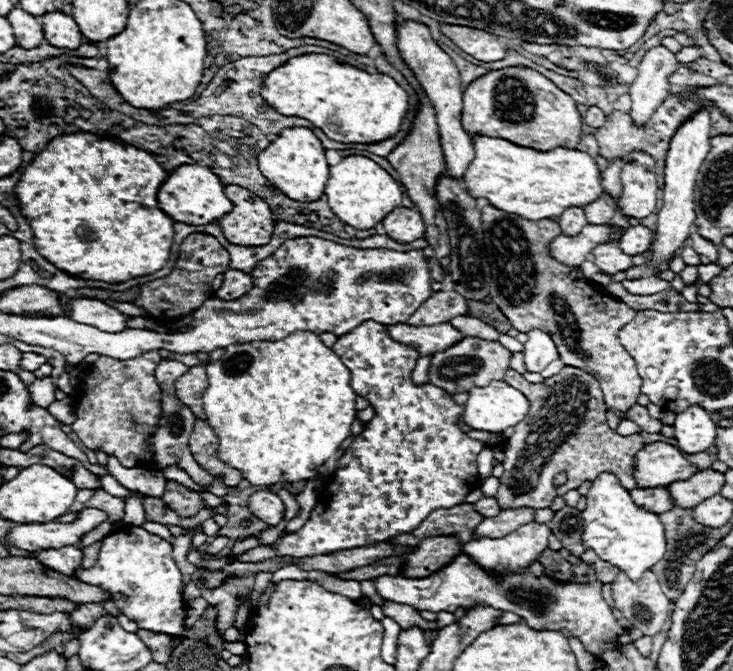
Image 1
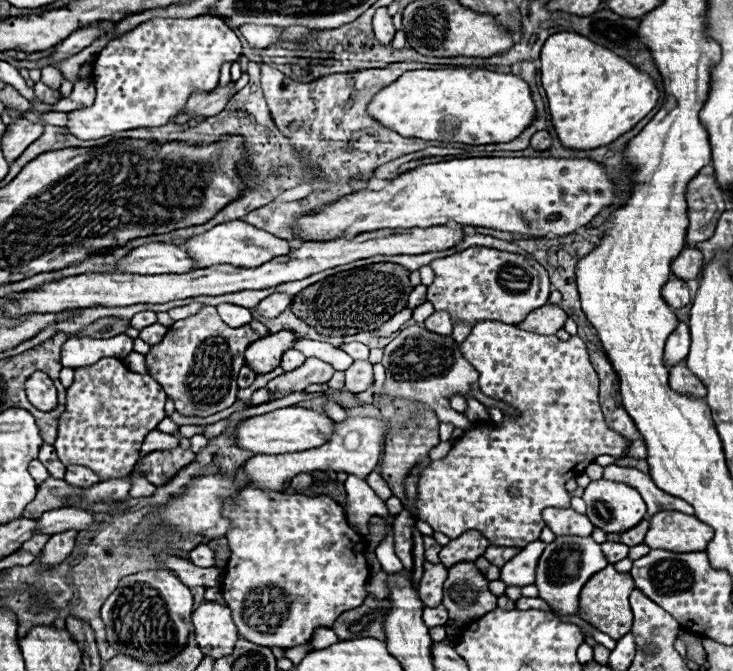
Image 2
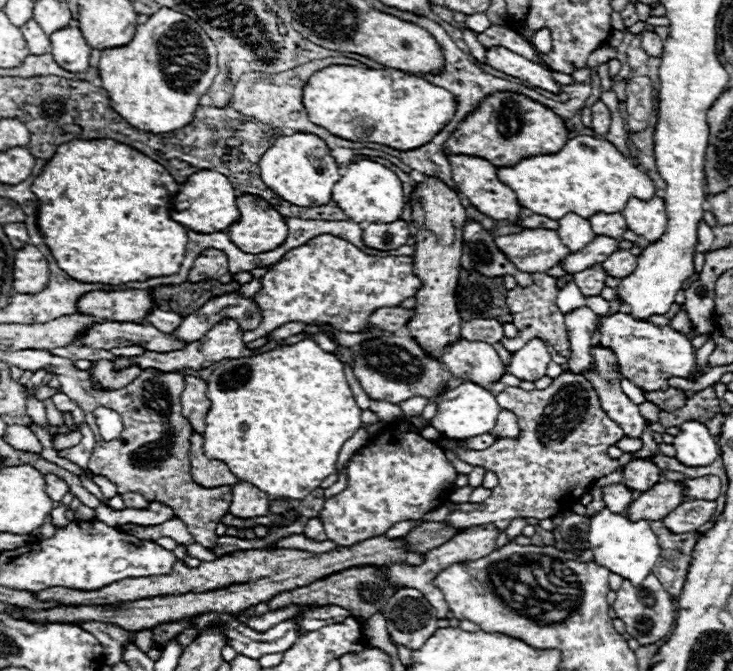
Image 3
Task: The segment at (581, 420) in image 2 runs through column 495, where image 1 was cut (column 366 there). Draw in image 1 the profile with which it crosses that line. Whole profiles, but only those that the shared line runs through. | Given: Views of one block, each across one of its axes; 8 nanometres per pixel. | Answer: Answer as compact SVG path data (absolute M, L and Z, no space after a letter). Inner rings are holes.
M374 320L362 322L352 332L340 336L332 346L332 350L342 358L344 366L350 370L350 386L354 386L354 392L358 396L370 400L370 404L376 410L376 416L364 426L362 434L356 436L346 454L338 460L336 472L326 482L318 498L318 504L310 512L308 522L298 532L282 536L274 542L274 552L280 558L330 554L336 550L384 542L394 534L406 534L410 530L416 530L432 510L458 506L464 500L464 496L468 496L478 484L476 470L478 454L486 446L496 448L506 440L500 433L495 444L480 442L468 438L462 430L458 430L456 420L462 418L462 406L454 404L452 394L448 394L442 388L436 388L432 384L414 386L410 374L420 354L414 348L390 338L384 324Z

